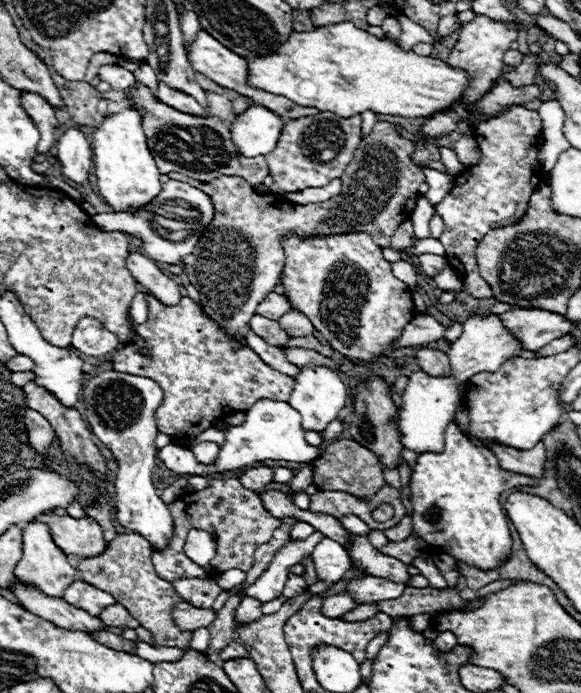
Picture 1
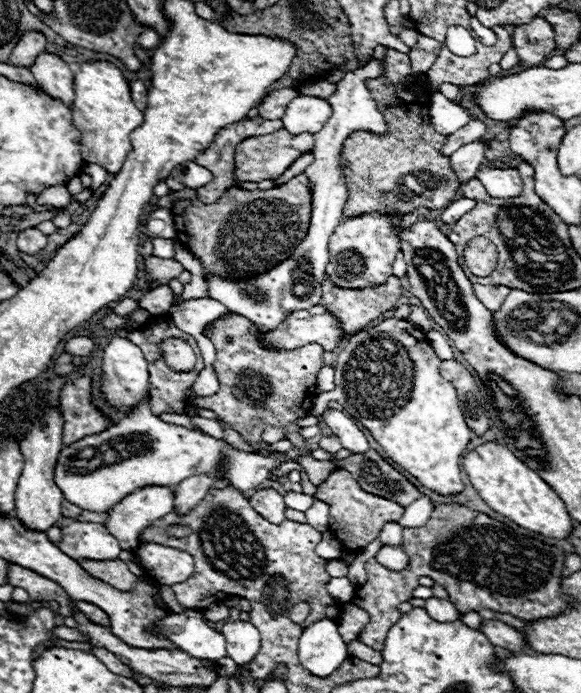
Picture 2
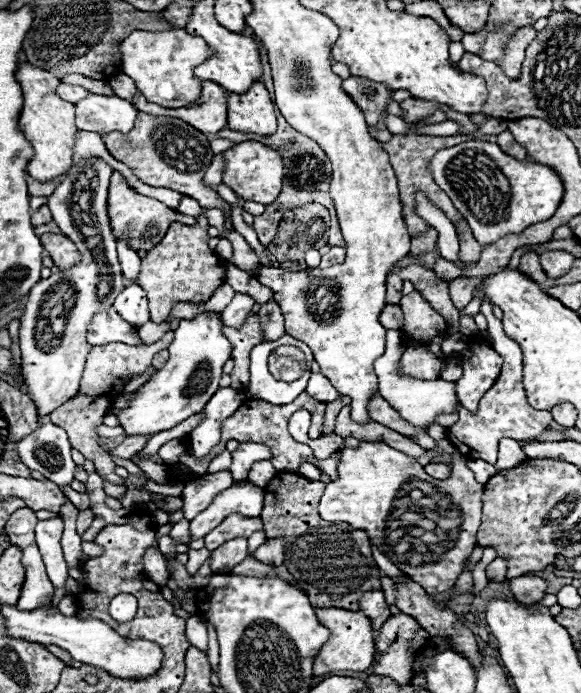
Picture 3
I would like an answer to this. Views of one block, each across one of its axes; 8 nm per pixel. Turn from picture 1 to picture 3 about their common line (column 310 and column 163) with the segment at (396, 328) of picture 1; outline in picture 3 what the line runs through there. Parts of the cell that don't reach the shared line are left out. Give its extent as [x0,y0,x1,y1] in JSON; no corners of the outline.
[134,214,226,322]

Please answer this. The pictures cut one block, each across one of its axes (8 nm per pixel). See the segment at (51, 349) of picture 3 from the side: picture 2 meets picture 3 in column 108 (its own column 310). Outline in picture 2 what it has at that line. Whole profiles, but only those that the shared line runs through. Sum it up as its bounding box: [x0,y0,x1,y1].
[206,60,388,328]

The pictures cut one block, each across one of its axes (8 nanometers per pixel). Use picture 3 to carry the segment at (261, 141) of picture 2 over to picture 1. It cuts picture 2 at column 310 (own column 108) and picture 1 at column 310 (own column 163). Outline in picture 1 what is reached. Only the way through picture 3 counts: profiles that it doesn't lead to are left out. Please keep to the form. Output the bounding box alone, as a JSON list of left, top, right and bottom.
[266,112,362,194]

